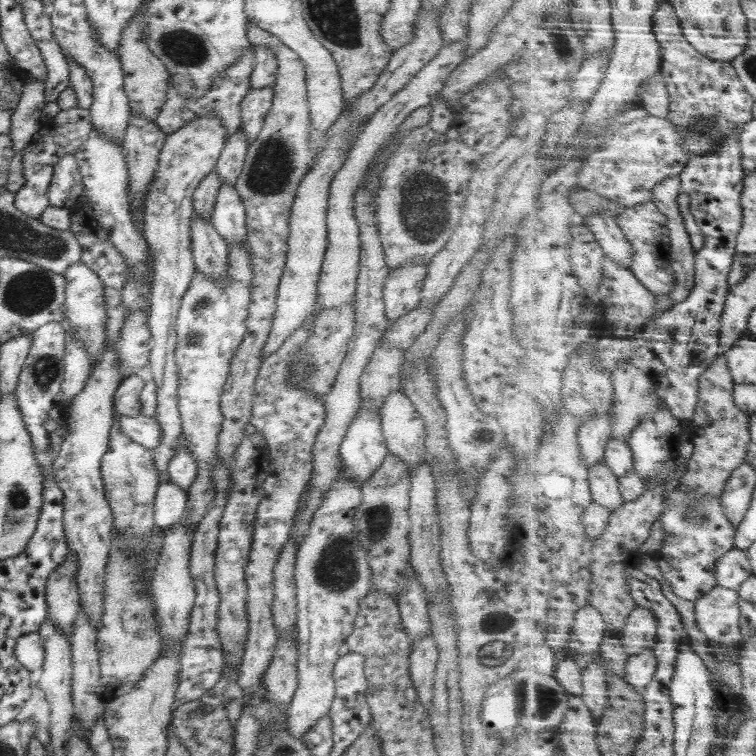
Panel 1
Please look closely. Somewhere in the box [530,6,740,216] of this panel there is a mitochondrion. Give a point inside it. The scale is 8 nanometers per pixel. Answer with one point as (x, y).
(702, 129)

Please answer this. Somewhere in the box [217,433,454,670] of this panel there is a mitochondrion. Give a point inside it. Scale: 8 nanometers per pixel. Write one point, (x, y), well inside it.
(336, 570)

